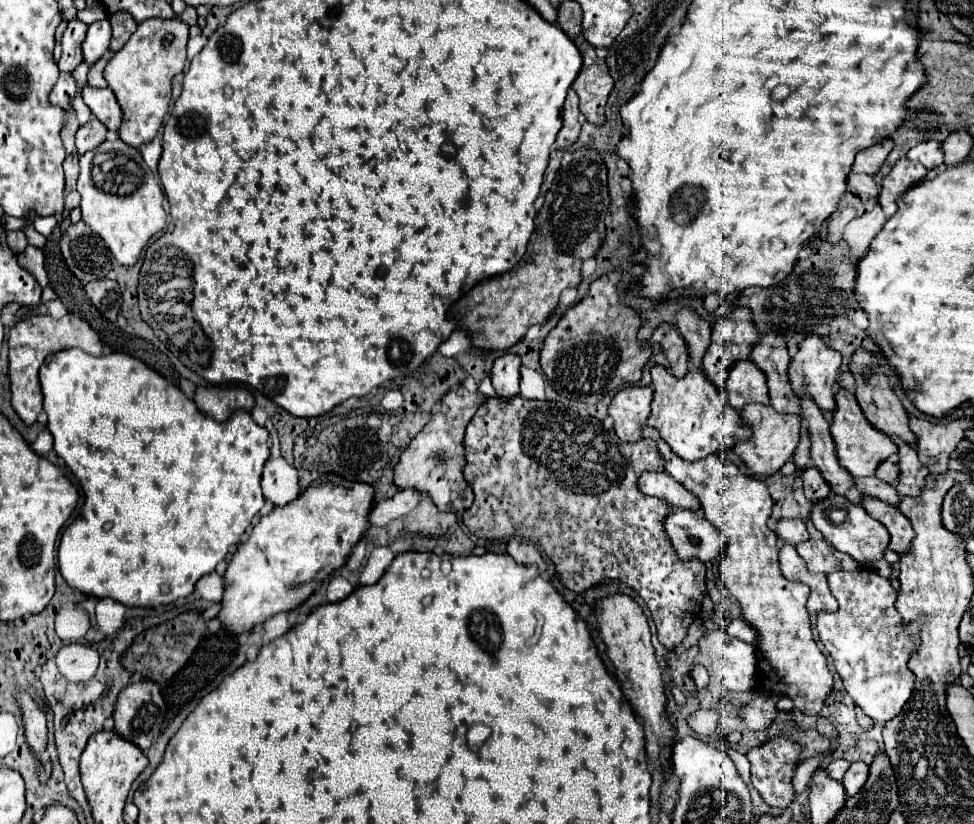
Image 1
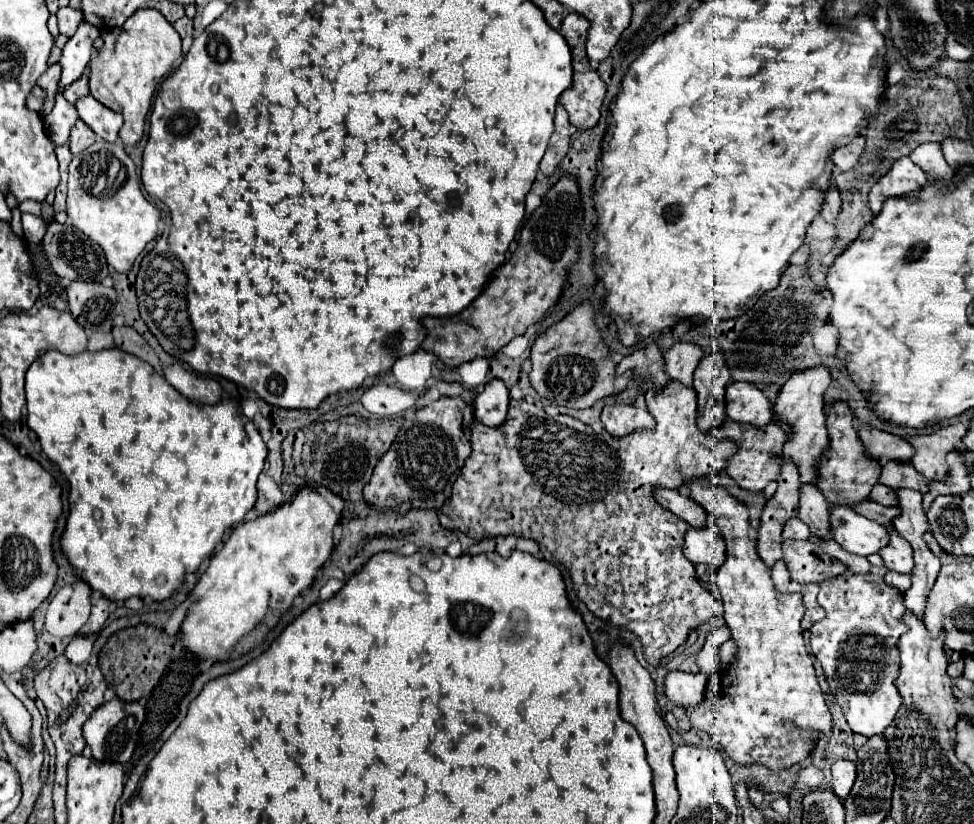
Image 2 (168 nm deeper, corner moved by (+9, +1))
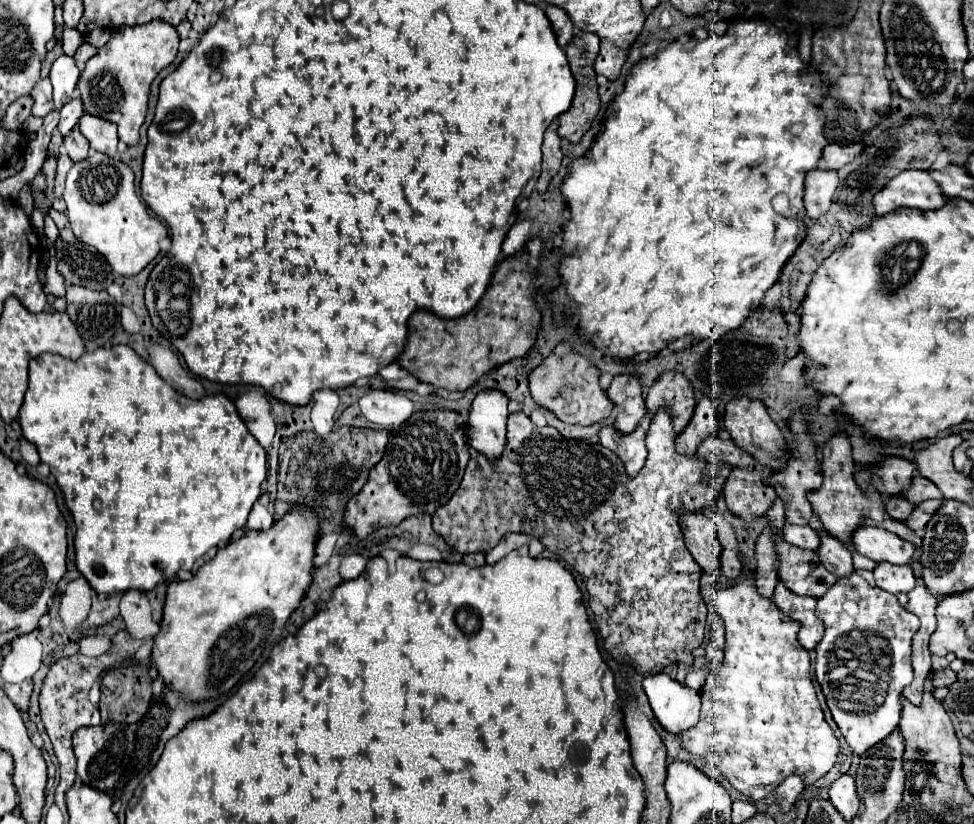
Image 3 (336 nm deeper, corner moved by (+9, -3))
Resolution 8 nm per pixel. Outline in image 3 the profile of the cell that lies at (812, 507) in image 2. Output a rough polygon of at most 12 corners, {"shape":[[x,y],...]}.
{"shape":[[818,531],[818,555],[836,575],[846,577],[854,571],[848,545]]}

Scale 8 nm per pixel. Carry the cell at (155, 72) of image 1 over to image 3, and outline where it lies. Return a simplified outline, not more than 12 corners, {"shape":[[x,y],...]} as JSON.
{"shape":[[166,21],[114,29],[78,81],[84,109],[138,145],[150,83],[174,61]]}

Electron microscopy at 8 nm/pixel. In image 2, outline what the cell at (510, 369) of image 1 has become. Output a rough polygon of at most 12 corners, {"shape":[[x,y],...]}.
{"shape":[[486,383],[474,399],[474,419],[498,427],[506,419],[508,389]]}

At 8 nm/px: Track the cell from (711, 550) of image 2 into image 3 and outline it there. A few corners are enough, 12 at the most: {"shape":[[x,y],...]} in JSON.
{"shape":[[722,549],[720,573],[736,579],[742,573],[738,551]]}

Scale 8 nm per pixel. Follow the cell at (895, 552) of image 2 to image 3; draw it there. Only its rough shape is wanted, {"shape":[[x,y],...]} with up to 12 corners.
{"shape":[[882,561],[874,569],[880,589],[894,595],[914,589],[910,565]]}

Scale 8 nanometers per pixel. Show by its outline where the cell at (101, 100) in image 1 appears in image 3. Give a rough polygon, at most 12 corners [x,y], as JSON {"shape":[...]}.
{"shape":[[84,113],[78,123],[90,147],[116,155],[116,125]]}

